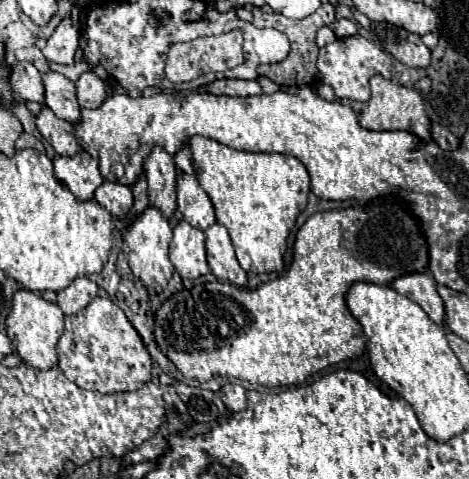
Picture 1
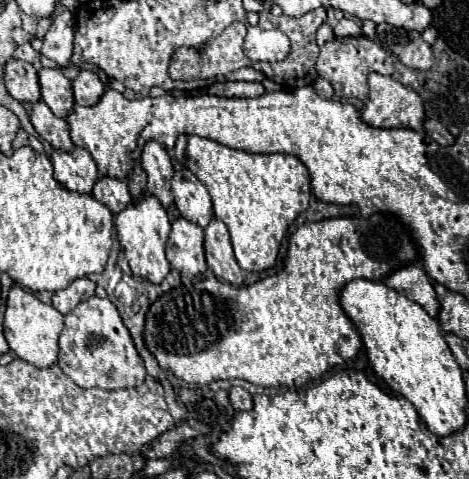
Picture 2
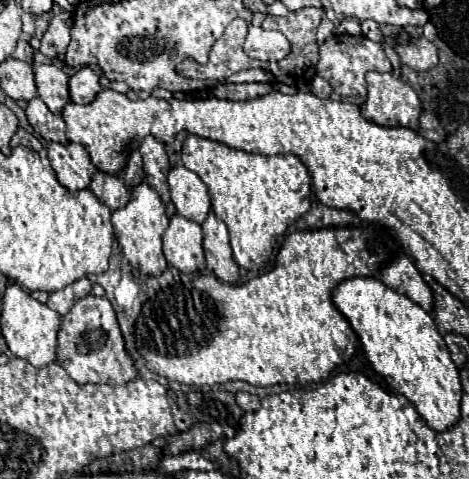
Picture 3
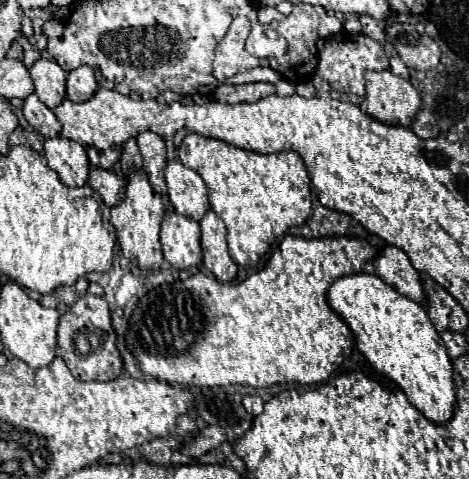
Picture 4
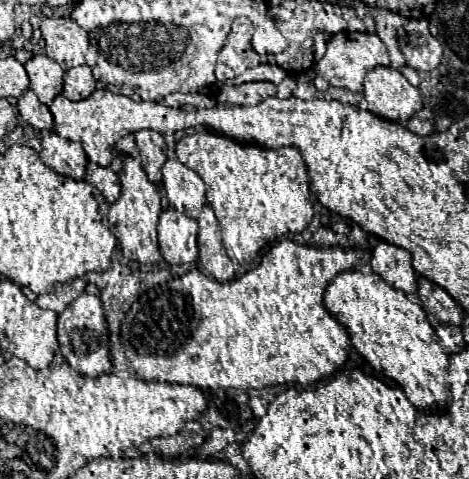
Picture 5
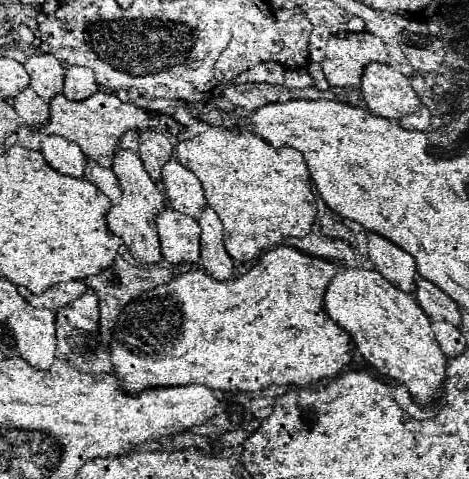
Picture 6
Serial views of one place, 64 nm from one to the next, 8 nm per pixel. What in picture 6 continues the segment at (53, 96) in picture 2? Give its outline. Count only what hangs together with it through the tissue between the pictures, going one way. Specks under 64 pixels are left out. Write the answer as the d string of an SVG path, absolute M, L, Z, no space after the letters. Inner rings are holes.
M32 52L24 60L24 70L28 72L28 84L40 96L40 100L48 102L52 94L62 92L62 66L54 56Z

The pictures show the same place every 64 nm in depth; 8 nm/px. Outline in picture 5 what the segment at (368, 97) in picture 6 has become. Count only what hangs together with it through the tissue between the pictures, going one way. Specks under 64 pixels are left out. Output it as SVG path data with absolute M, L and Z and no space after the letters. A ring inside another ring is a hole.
M388 66L368 70L364 78L364 98L368 112L394 122L410 120L420 110L418 90L408 84L402 72Z

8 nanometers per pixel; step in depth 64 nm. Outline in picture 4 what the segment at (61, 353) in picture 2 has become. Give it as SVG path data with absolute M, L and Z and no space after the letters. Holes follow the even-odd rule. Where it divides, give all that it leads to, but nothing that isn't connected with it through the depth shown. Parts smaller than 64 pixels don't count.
M84 294L60 316L56 354L68 364L78 380L112 380L120 374L122 360L116 350L116 334L112 330L108 302L102 296Z

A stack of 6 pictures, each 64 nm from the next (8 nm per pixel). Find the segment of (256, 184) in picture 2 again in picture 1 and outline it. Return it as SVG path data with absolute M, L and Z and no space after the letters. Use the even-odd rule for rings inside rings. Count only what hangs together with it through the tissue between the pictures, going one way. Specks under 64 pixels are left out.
M192 136L188 144L190 144L190 152L192 152L192 166L194 166L196 178L214 204L216 220L222 226L226 226L240 266L248 274L282 270L286 240L290 236L292 226L296 224L298 214L308 204L310 176L308 176L308 170L304 168L304 164L298 158L286 156L286 154L266 154L266 152L254 154L254 152L232 150L232 148L228 148L216 140L204 138L204 136Z

